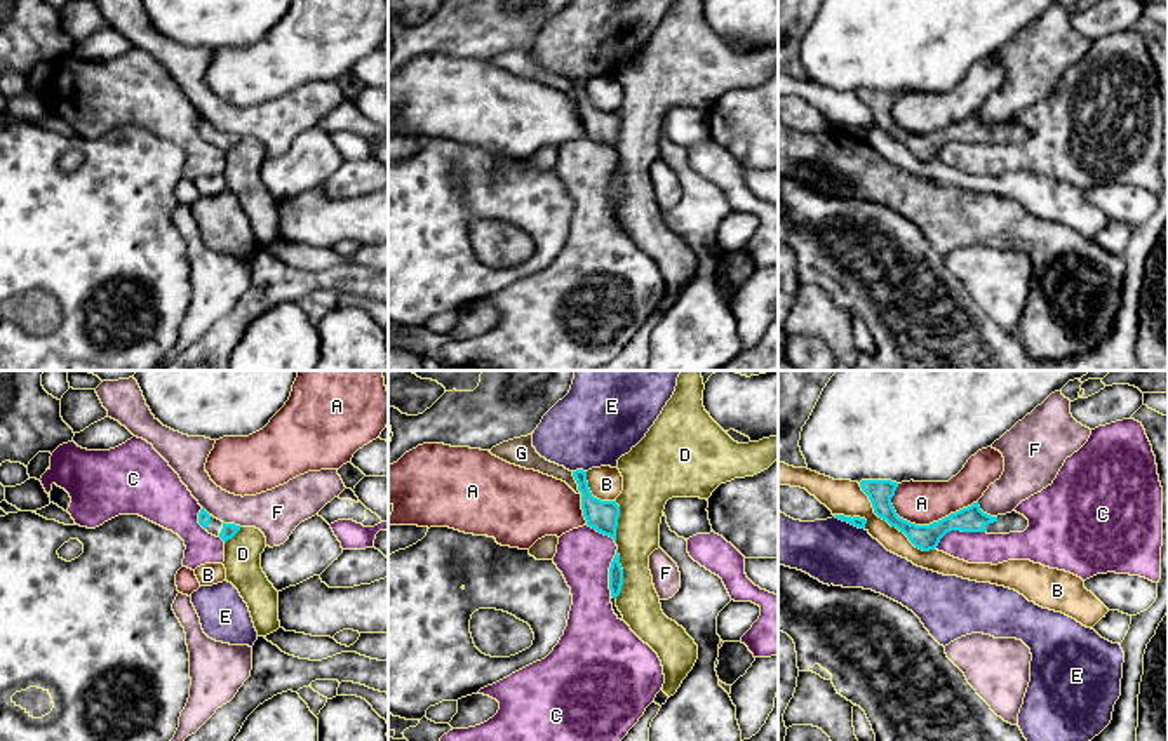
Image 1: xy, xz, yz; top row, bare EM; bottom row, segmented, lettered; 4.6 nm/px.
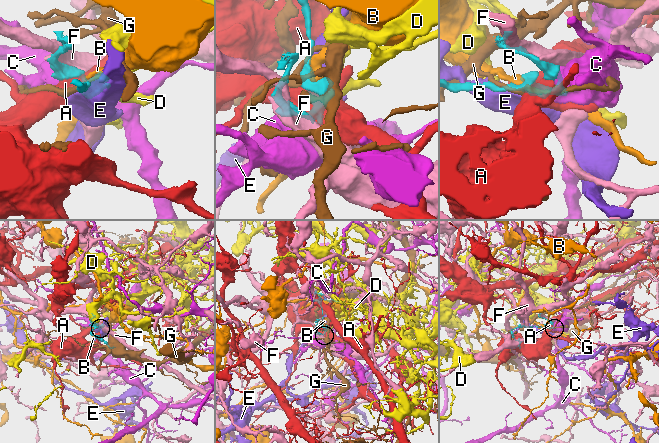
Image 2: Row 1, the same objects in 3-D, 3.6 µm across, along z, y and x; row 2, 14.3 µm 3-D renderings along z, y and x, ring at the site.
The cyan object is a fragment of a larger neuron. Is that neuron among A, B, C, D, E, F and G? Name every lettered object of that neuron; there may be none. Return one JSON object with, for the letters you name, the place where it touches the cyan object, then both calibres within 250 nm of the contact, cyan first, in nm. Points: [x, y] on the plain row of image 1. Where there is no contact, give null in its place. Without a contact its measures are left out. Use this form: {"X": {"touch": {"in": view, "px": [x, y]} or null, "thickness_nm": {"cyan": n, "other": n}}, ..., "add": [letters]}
{"add": []}

